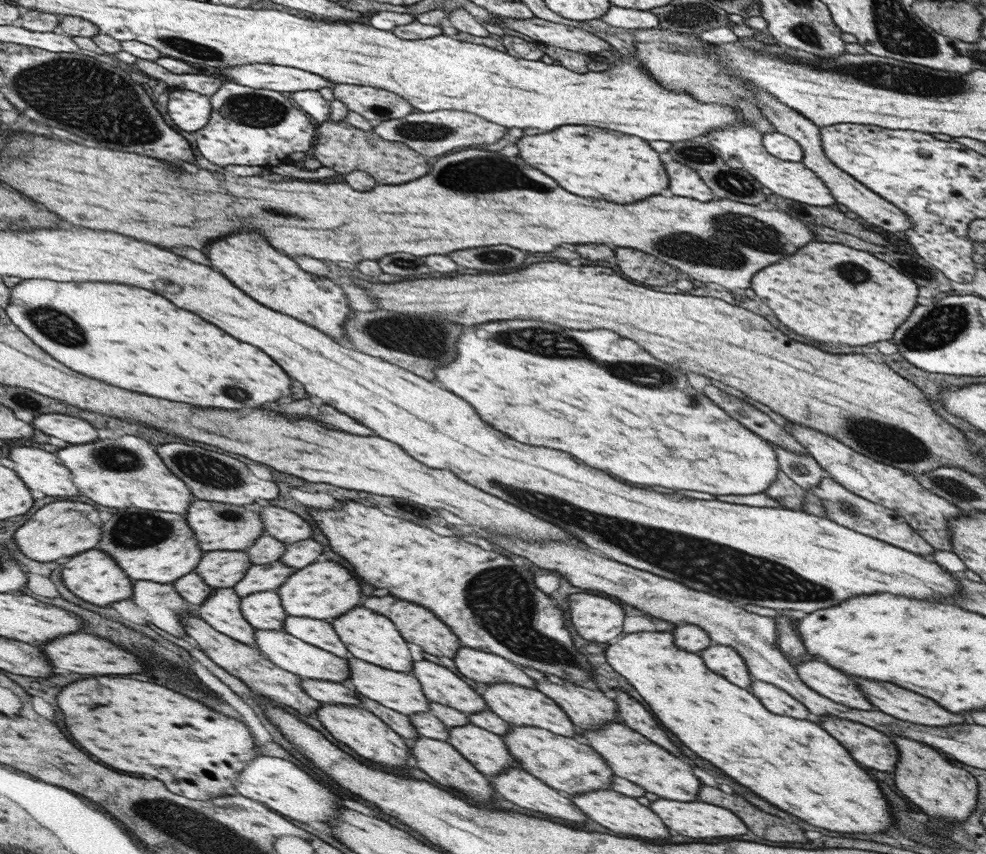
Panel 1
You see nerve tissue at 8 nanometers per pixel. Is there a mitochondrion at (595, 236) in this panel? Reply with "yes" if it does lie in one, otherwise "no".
no

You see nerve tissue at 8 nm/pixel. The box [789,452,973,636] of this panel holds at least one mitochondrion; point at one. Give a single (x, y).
(848, 509)

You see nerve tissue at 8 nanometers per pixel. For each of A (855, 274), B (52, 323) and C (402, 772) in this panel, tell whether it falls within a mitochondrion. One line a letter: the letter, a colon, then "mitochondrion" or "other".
A: mitochondrion
B: mitochondrion
C: other

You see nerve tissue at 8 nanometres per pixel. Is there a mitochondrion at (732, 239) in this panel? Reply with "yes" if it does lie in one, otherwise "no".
yes

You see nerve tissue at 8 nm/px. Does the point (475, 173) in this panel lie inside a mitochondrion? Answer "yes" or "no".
yes

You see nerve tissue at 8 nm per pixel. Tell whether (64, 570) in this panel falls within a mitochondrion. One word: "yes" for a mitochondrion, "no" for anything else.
no

